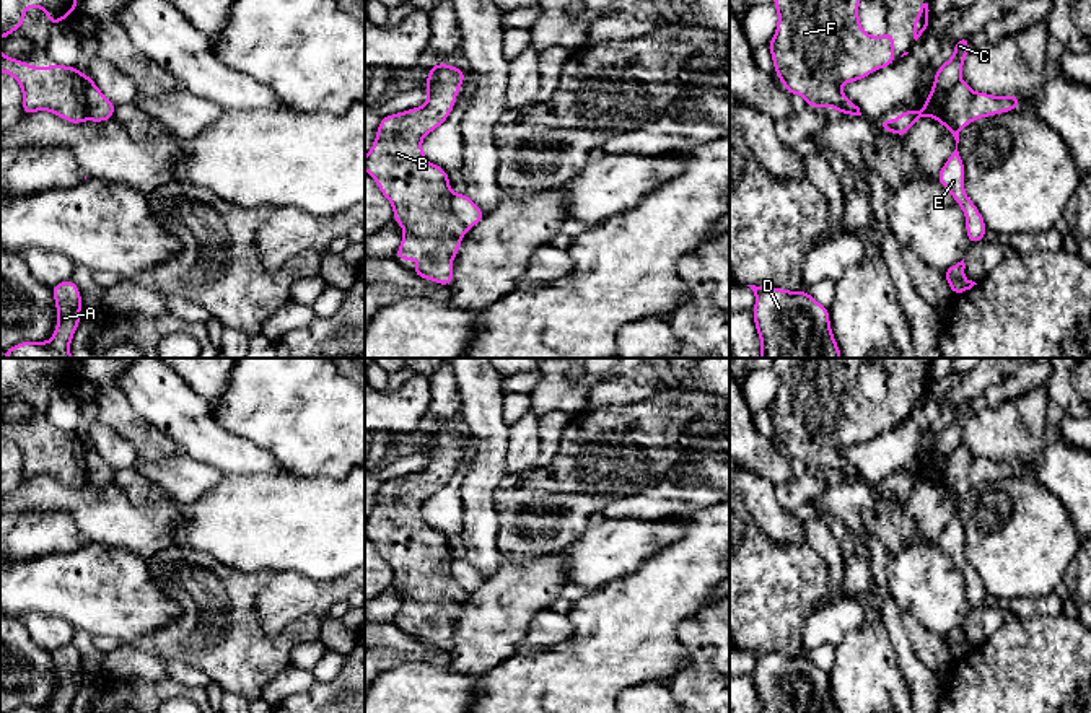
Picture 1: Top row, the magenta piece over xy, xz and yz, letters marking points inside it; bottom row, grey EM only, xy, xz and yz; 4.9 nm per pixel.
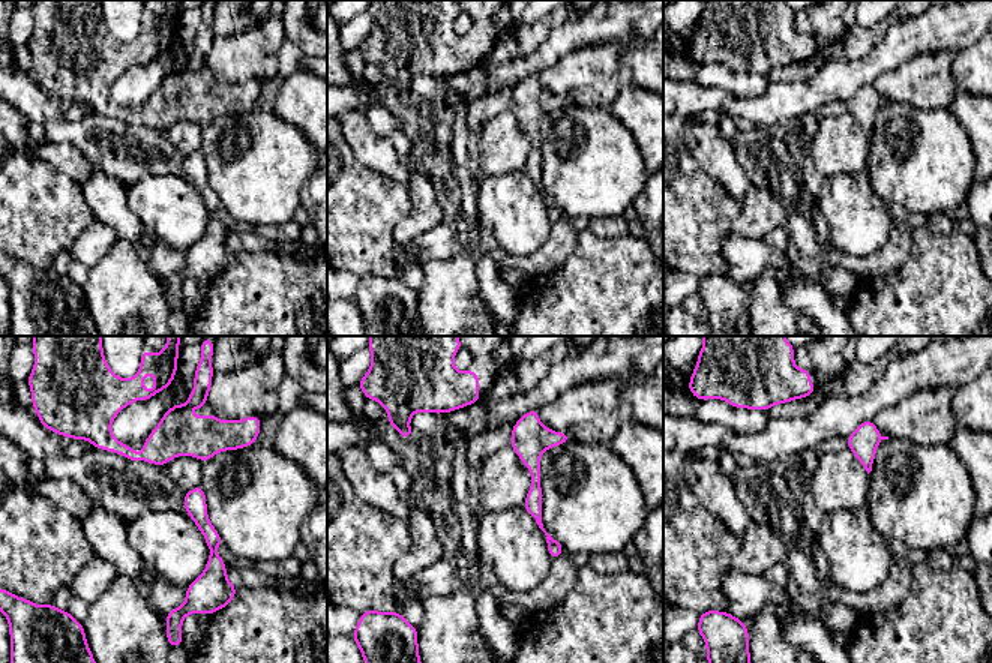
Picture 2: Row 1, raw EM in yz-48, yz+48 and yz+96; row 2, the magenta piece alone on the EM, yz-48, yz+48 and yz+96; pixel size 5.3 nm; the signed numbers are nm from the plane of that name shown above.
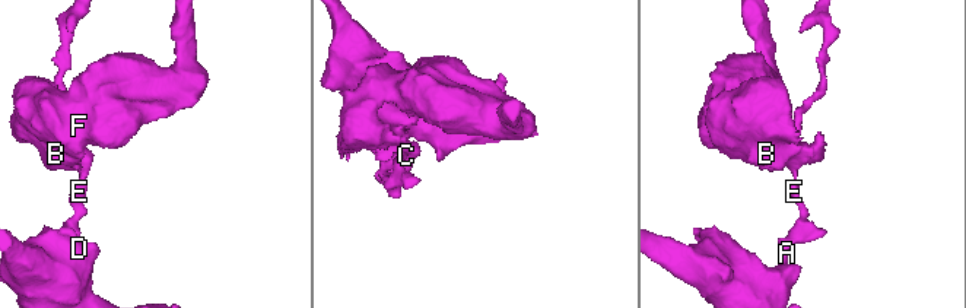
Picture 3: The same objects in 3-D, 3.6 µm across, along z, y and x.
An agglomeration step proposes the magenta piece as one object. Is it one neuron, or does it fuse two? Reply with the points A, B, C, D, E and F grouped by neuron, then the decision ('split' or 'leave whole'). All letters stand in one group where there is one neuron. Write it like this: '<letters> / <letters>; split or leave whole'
A C D E / B F; split

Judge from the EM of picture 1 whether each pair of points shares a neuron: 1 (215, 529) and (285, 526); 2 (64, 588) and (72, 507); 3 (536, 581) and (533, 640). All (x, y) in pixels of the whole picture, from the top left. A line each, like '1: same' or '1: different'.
1: same
2: different
3: different

